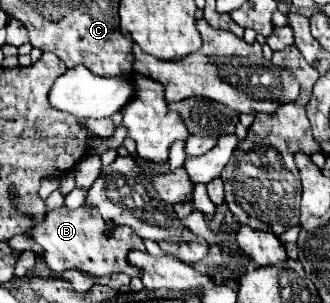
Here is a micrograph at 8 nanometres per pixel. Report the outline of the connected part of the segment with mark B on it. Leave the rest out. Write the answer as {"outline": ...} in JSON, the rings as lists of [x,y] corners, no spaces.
{"outline":[[[83,206],[77,210],[59,208],[55,212],[49,212],[43,222],[39,222],[31,228],[33,238],[45,250],[45,254],[43,254],[45,264],[55,272],[75,268],[89,276],[119,274],[119,272],[123,272],[131,278],[141,276],[141,270],[137,270],[137,266],[133,266],[129,262],[127,254],[129,254],[129,250],[145,252],[143,240],[129,226],[117,226],[113,238],[103,238],[103,230],[105,230],[105,222],[97,216],[97,212],[95,210],[89,212]]]}

